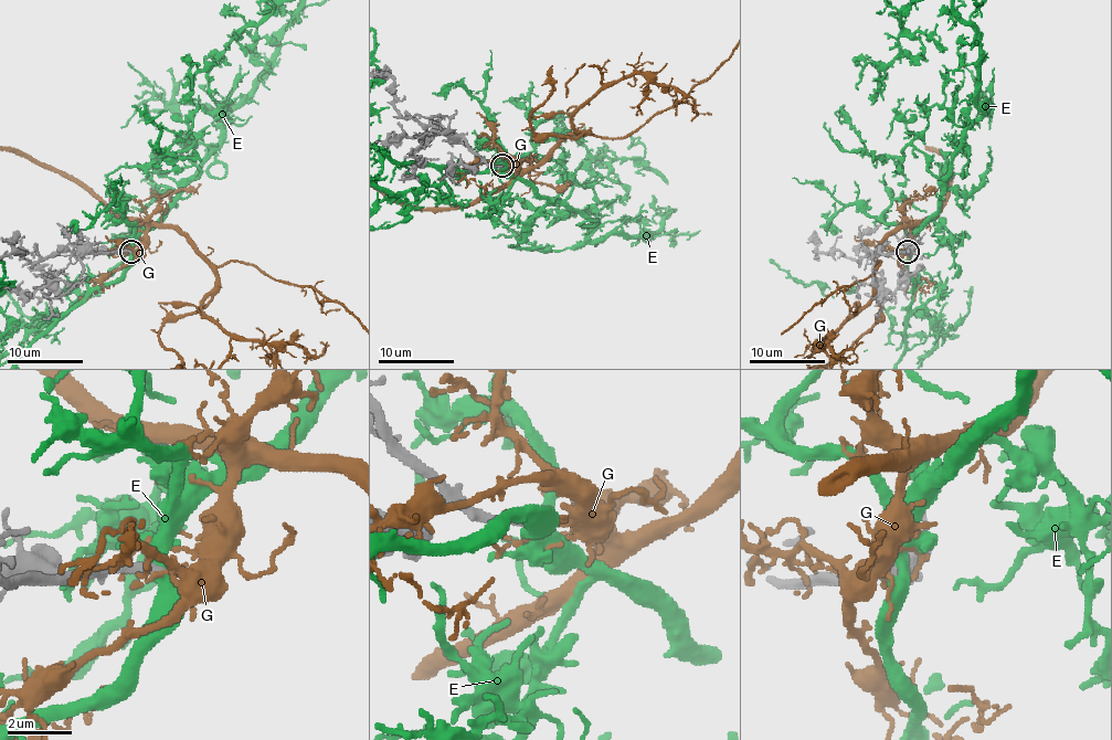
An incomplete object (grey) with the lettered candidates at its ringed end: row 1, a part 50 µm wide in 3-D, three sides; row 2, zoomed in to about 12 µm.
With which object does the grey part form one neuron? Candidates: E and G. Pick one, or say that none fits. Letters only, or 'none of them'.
E

